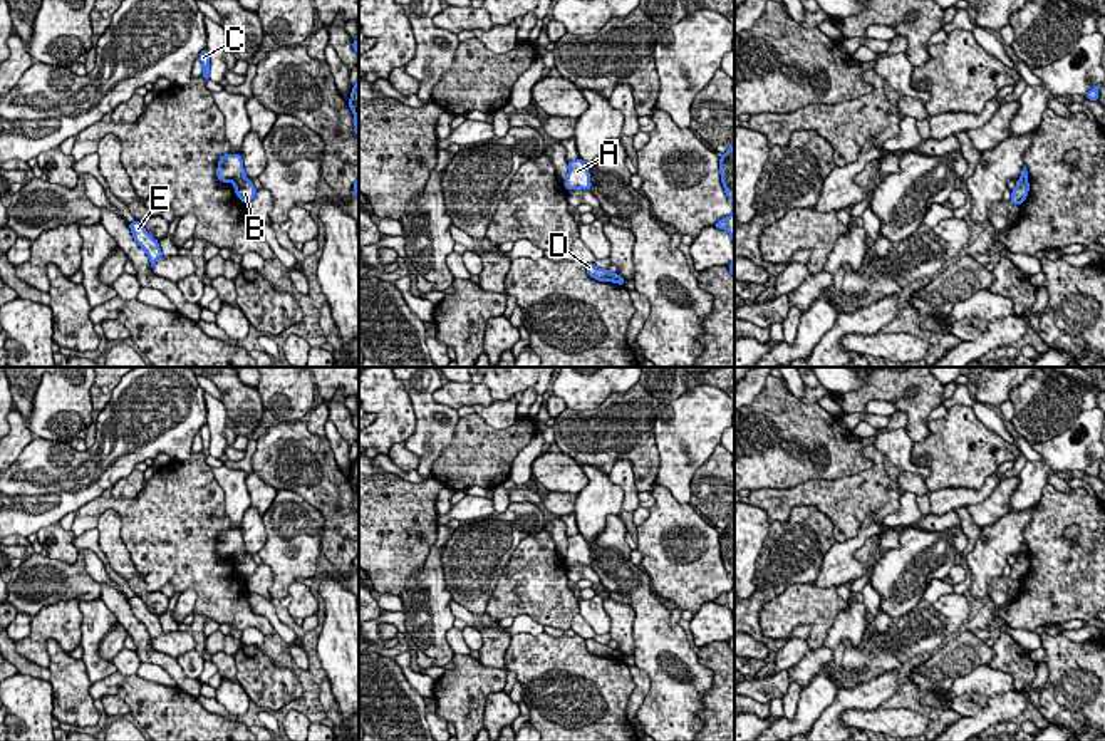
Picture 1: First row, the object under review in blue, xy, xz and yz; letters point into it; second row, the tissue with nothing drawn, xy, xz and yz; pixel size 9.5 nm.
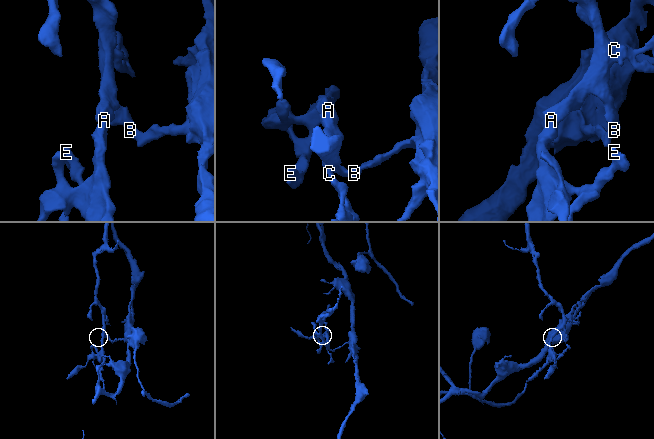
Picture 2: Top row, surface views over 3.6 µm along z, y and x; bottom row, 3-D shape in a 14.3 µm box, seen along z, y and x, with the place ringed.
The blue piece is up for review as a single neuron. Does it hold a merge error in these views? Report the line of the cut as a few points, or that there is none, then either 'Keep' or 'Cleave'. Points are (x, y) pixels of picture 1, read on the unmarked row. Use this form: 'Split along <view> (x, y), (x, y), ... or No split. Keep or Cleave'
Split along xy (245, 552), (233, 559). Cleave

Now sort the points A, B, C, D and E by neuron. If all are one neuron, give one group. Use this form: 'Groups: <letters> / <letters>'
Groups: A C D E / B

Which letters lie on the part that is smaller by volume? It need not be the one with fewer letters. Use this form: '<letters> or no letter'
A, C, D, E

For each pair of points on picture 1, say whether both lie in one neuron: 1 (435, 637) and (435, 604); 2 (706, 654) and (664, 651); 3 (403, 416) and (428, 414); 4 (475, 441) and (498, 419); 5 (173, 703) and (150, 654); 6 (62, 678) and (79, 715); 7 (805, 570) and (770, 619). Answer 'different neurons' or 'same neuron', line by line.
1: same neuron
2: different neurons
3: different neurons
4: different neurons
5: different neurons
6: same neuron
7: different neurons

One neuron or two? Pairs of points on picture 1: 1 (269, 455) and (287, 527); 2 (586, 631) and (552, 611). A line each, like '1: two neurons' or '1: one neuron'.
1: two neurons
2: two neurons

